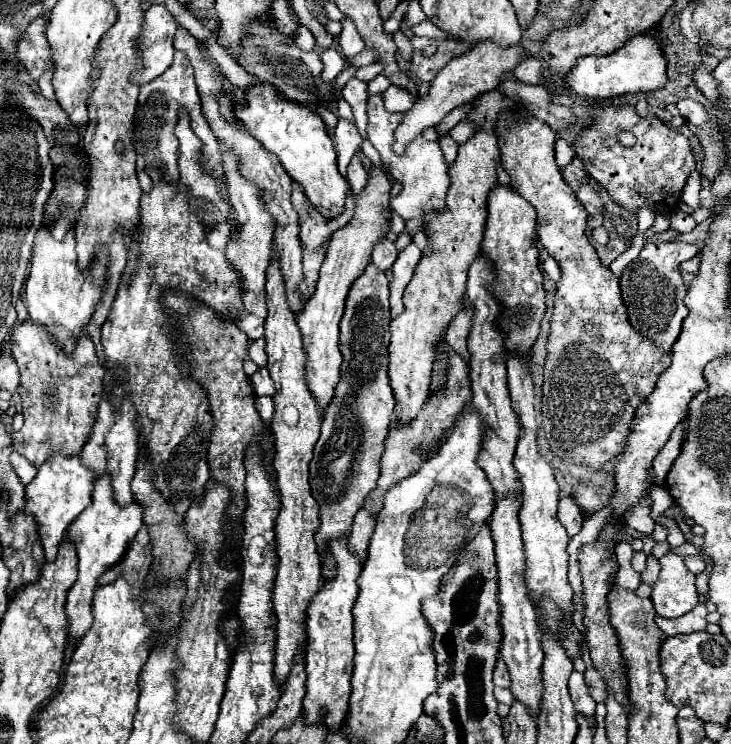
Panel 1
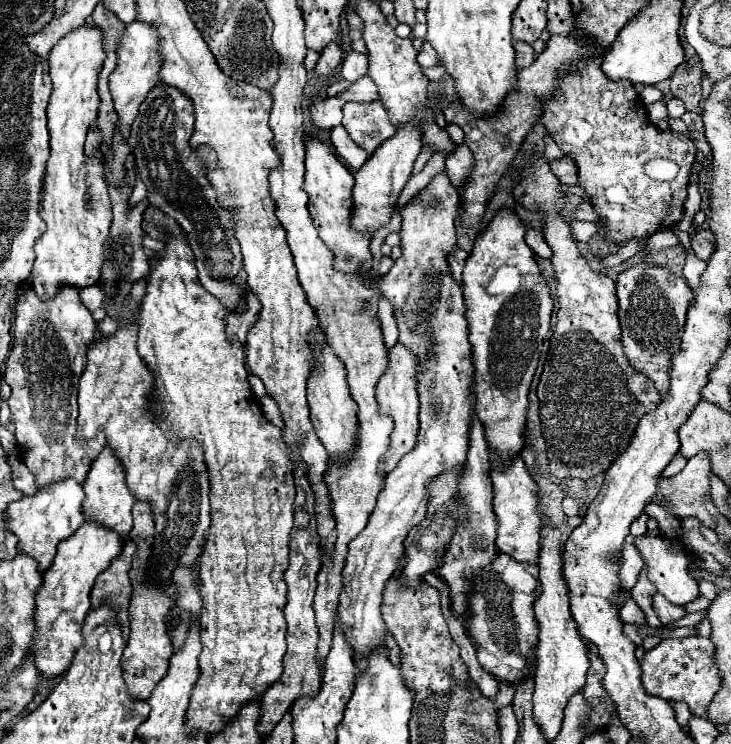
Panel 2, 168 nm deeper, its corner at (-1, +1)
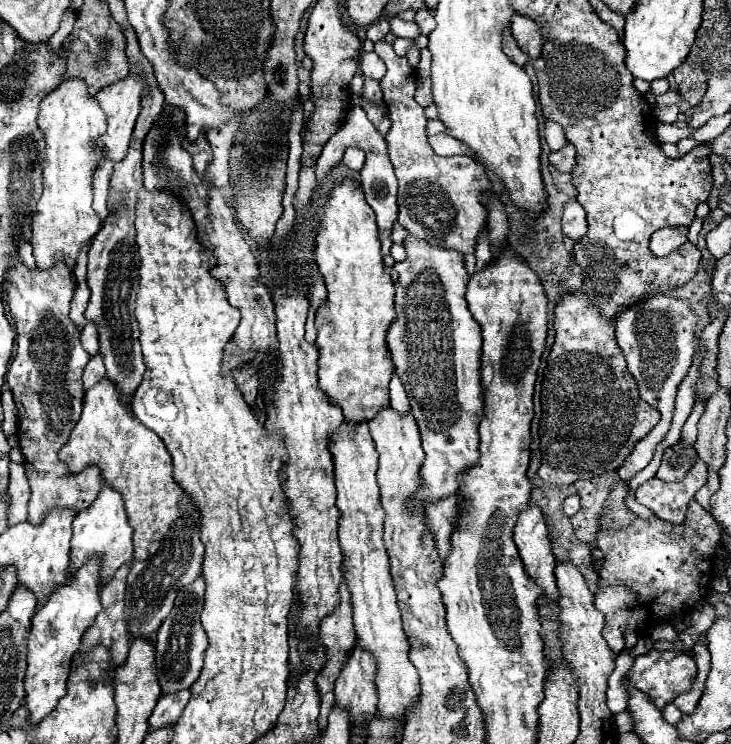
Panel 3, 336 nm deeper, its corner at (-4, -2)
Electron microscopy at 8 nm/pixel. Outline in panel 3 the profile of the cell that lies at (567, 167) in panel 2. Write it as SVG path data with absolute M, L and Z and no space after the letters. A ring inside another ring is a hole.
M568 143L566 147L562 147L562 151L552 151L550 153L550 163L558 169L558 171L566 171L570 173L574 163L576 163L576 149Z

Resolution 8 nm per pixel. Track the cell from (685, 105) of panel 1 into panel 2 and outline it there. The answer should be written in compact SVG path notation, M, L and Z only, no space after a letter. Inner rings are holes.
M671 98L671 100L667 102L667 110L669 110L669 116L671 116L671 118L681 118L681 116L687 112L685 104L683 104L679 98Z

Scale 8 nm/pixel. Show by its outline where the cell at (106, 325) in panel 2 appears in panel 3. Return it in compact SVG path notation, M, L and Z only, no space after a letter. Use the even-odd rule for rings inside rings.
M98 353L90 359L84 369L82 375L84 392L103 379L105 374L106 369L103 363L103 357Z

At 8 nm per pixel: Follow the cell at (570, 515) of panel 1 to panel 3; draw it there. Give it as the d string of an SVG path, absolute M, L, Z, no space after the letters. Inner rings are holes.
M568 495L564 501L562 501L562 511L572 517L576 511L580 509L580 497L578 495Z

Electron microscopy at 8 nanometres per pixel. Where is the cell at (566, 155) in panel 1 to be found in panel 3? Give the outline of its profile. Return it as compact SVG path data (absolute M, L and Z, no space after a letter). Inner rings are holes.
M546 121L544 137L546 137L546 141L548 141L548 145L550 145L550 149L552 149L552 151L562 149L562 147L564 147L564 143L566 143L566 137L564 137L562 127L560 127L558 123L554 123L554 121Z

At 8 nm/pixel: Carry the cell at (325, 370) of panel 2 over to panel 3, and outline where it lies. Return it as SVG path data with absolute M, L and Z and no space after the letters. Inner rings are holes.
M346 421L340 425L338 433L332 437L330 451L334 455L336 465L336 487L338 487L338 509L342 511L340 519L340 545L344 555L344 581L350 591L352 607L354 607L354 627L356 635L360 639L360 647L368 647L372 655L376 655L376 691L378 691L378 715L384 715L384 719L400 719L404 723L404 707L420 695L420 683L418 683L418 671L408 659L408 639L404 639L402 619L396 603L396 591L392 587L390 567L388 567L388 553L382 543L382 531L384 531L384 509L380 505L380 491L376 483L376 469L378 469L378 451L374 447L374 441L368 433L366 423L348 425Z

